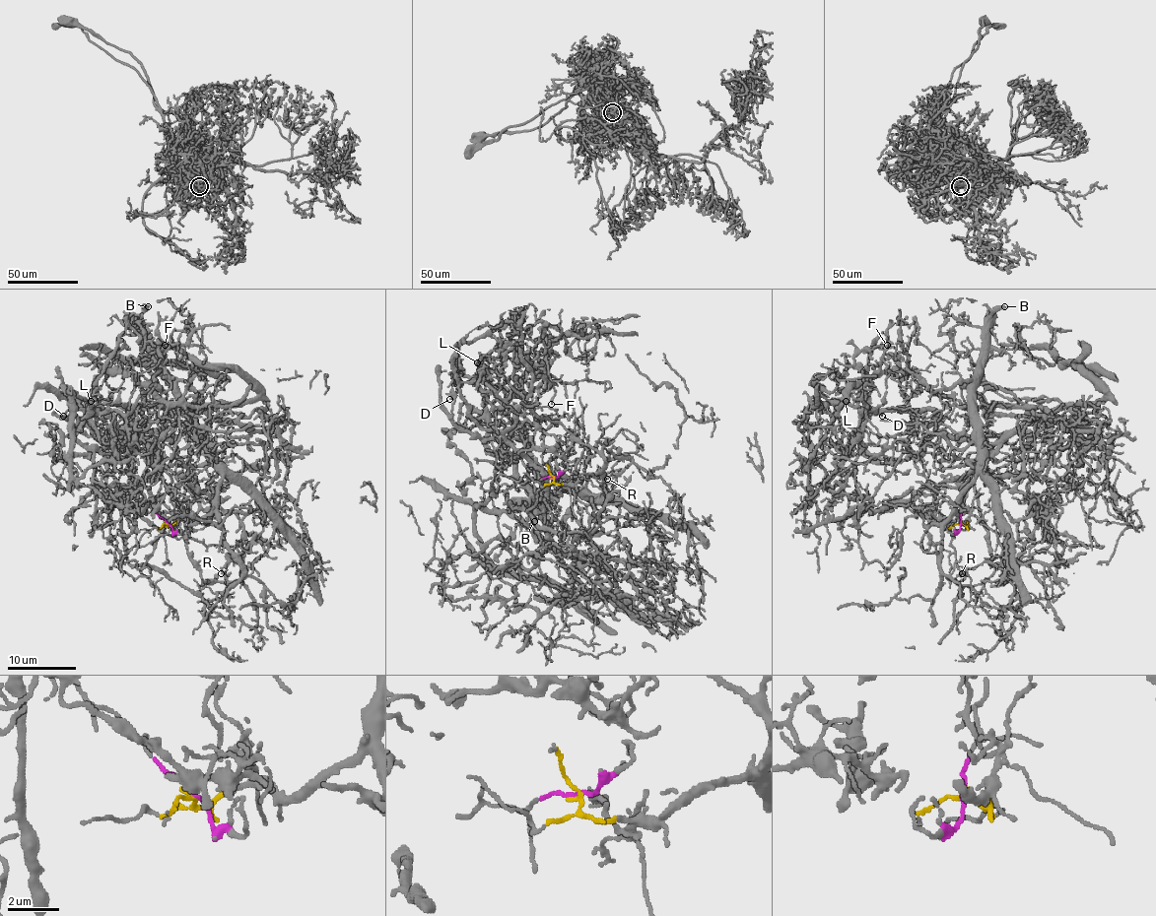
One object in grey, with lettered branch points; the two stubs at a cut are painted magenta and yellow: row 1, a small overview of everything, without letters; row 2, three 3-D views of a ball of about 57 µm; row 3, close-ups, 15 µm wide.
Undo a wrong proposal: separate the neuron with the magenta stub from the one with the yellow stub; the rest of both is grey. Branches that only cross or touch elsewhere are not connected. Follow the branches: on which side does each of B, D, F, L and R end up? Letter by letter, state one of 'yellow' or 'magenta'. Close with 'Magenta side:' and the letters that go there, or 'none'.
B: yellow
D: magenta
F: magenta
L: magenta
R: yellow
Magenta side: D, F, L

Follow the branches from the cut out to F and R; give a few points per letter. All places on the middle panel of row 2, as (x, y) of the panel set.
F: (554, 478), (495, 490), (497, 434), (459, 384), (480, 360), (508, 398), (547, 370), (552, 403)
R: (554, 478), (555, 483), (576, 484), (612, 458), (626, 457), (631, 462), (607, 479)

